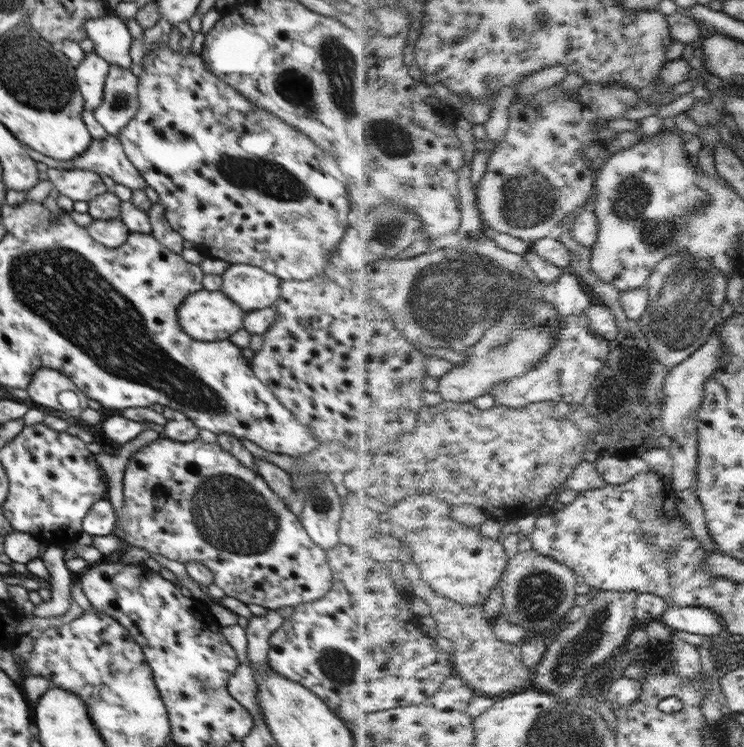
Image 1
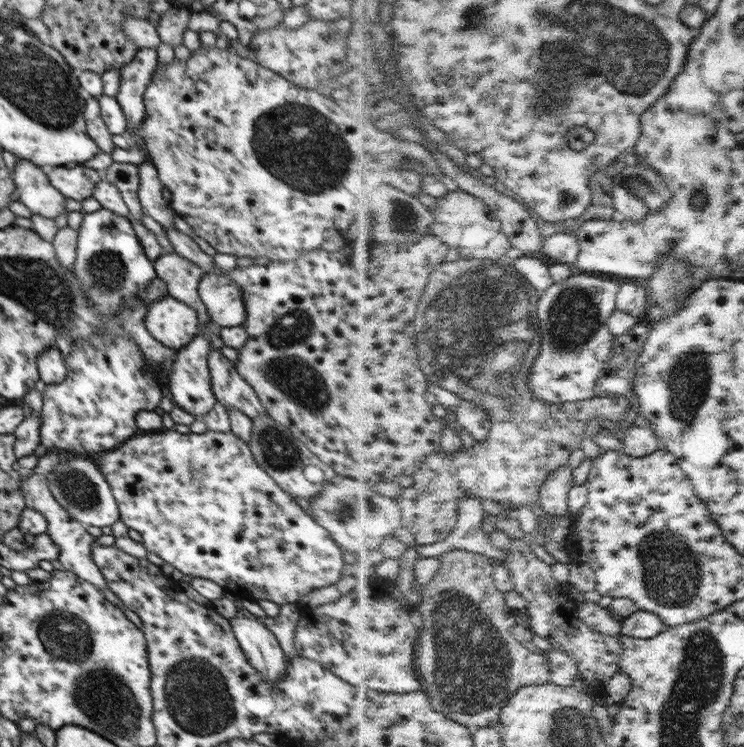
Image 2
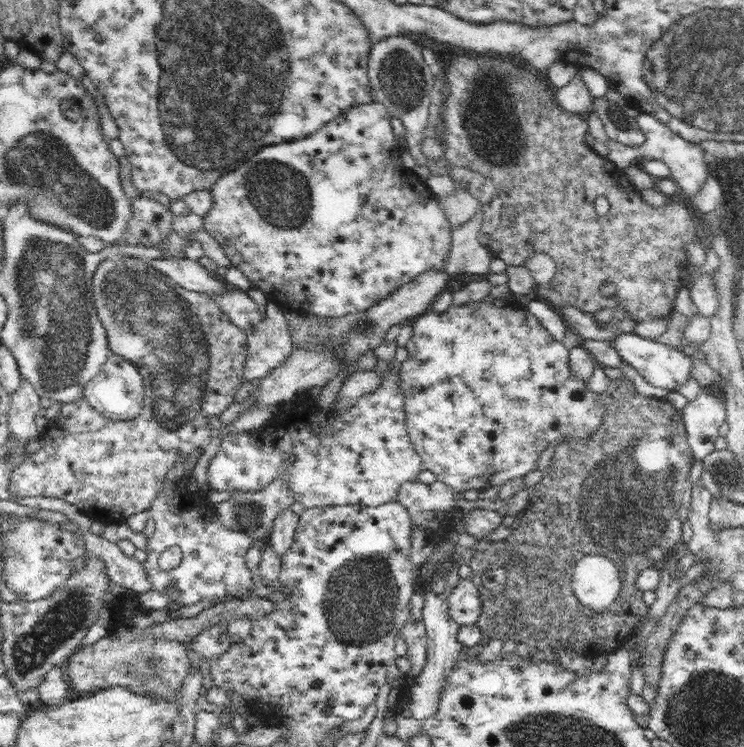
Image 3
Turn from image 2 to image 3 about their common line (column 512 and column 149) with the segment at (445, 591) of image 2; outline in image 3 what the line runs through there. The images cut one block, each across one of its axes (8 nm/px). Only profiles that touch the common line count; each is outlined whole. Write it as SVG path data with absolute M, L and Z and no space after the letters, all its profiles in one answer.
M130 592L126 596L116 594L115 603L112 605L115 615L113 616L113 628L111 632L99 638L90 646L83 646L80 650L76 650L74 654L70 654L66 658L66 674L70 678L71 688L78 692L94 692L95 694L108 688L124 688L135 696L141 698L156 698L157 702L178 703L181 696L181 687L184 674L188 672L190 659L186 656L187 647L178 640L167 640L166 638L156 638L148 632L148 628L176 620L176 611L171 605L164 609L147 608L142 604L140 595Z

